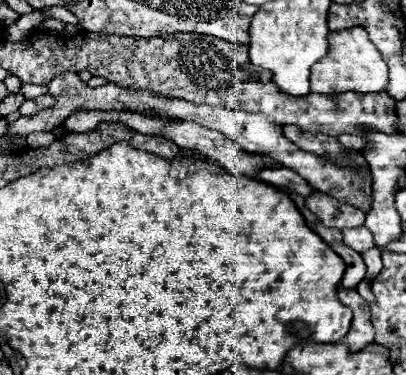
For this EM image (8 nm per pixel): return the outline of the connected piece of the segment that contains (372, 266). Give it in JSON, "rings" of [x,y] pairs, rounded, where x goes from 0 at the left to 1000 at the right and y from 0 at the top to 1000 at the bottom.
{"rings":[[[921,659],[921,664],[906,664],[901,675],[892,675],[892,685],[897,685],[897,696],[901,696],[901,712],[906,712],[906,723],[901,723],[901,739],[906,739],[906,744],[921,744],[921,739],[936,728],[936,717],[941,717],[936,664],[931,664],[931,659]]]}

